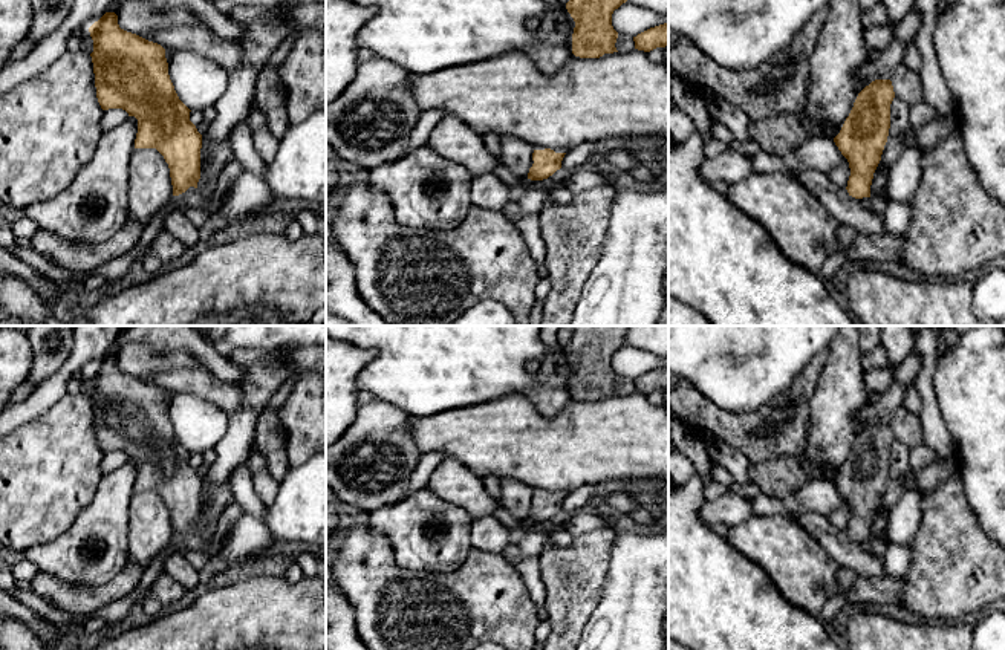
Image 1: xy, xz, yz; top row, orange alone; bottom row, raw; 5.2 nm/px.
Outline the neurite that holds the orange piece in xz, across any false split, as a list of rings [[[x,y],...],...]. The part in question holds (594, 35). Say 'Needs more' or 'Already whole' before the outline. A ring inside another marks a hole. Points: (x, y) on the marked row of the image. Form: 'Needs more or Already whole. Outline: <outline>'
Already whole. Outline: [[[569,0],[566,9],[575,21],[572,54],[580,58],[600,58],[618,52],[618,32],[612,14],[627,0]]]

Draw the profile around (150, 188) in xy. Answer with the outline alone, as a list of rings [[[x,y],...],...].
[[[135,148],[128,174],[128,217],[145,226],[173,197],[170,168],[156,148]]]

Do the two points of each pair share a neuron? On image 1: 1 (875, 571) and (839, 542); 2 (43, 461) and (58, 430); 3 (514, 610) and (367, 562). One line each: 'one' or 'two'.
1: one
2: one
3: one

